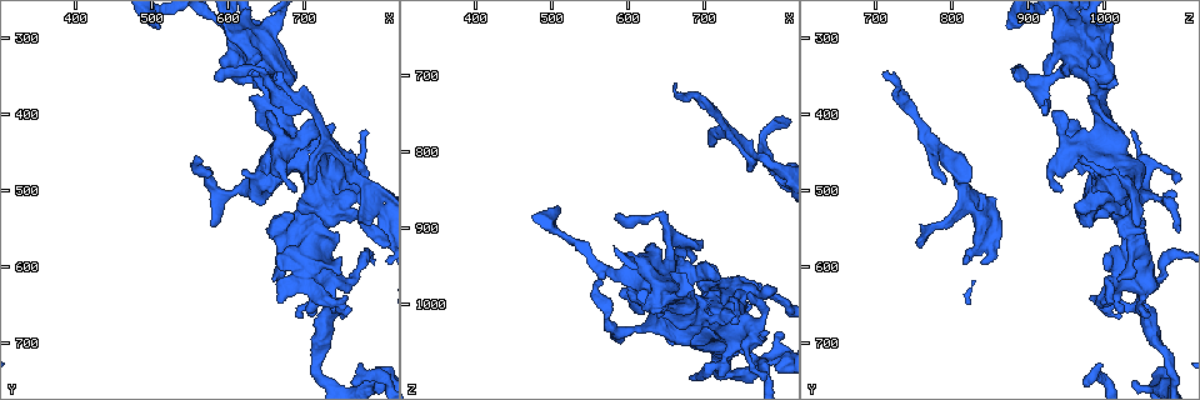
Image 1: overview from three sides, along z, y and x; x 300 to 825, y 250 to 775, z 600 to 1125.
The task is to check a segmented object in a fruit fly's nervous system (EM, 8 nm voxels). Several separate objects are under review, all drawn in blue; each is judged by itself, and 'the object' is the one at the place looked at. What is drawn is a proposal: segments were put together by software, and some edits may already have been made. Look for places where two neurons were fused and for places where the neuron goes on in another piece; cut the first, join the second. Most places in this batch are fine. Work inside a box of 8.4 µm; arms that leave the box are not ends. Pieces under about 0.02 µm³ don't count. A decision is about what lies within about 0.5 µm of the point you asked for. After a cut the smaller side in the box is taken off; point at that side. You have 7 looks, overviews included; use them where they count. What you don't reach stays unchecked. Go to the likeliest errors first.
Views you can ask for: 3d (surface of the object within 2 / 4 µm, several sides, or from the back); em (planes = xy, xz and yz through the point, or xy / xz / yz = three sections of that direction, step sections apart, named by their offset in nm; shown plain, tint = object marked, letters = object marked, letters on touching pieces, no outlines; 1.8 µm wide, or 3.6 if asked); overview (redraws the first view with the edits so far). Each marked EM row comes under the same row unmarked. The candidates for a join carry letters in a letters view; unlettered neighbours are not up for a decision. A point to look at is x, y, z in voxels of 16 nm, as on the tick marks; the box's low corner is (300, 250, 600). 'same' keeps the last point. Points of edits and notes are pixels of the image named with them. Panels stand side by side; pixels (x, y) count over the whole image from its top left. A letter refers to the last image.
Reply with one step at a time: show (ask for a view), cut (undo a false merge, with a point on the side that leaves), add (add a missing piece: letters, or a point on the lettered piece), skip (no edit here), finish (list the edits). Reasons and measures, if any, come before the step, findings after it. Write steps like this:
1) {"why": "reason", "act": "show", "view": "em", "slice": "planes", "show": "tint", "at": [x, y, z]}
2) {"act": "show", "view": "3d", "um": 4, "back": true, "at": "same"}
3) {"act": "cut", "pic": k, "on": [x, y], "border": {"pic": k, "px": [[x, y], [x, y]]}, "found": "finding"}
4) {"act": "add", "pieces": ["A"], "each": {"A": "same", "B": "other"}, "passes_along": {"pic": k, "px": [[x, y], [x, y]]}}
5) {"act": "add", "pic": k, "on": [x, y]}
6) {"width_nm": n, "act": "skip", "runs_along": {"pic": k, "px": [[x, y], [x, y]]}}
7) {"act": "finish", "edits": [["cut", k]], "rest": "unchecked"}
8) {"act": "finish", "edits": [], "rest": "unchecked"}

{"why": "free end", "act": "show", "view": "em", "slice": "yz", "step": 4, "show": "tint", "at": [665, 350, 710]}

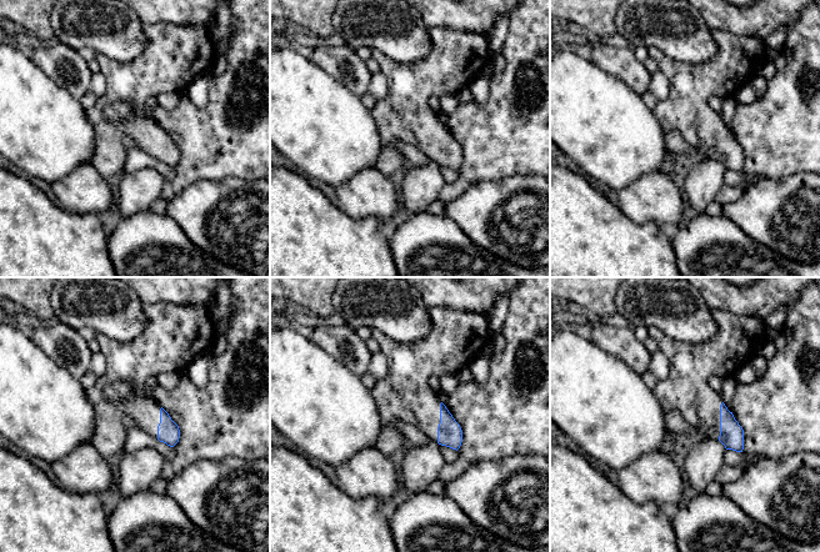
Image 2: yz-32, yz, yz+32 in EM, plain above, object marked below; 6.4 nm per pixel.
{"act": "show", "view": "em", "slice": "yz", "step": 4, "show": "letters", "at": "same"}

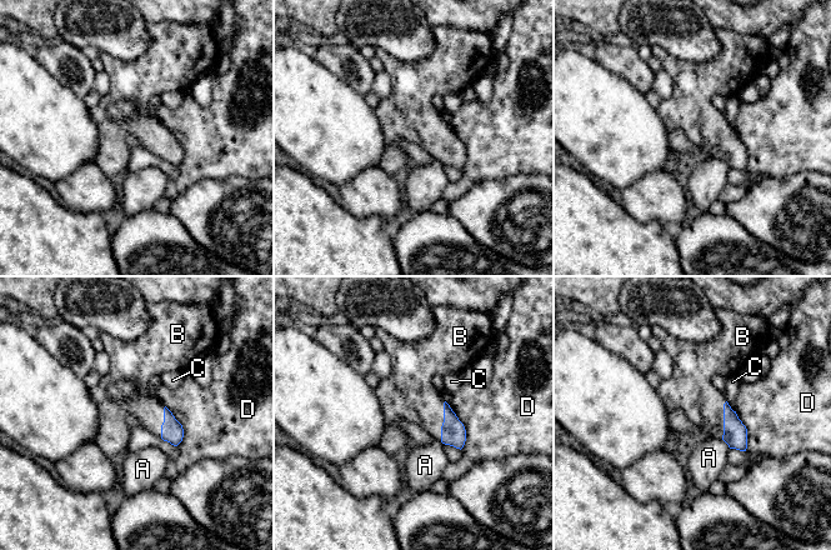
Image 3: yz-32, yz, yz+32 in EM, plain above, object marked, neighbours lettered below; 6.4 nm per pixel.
{"longest_contact_nm": ["D", 340], "act": "add", "pieces": ["B"], "each": {"A": "other", "B": "same", "C": "other", "D": "other"}, "passes_along": {"pic": 3, "px": [[452, 431], [444, 421], [414, 398]]}, "found": "the neuron continues"}

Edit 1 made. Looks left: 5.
{"act": "show", "view": "overview"}

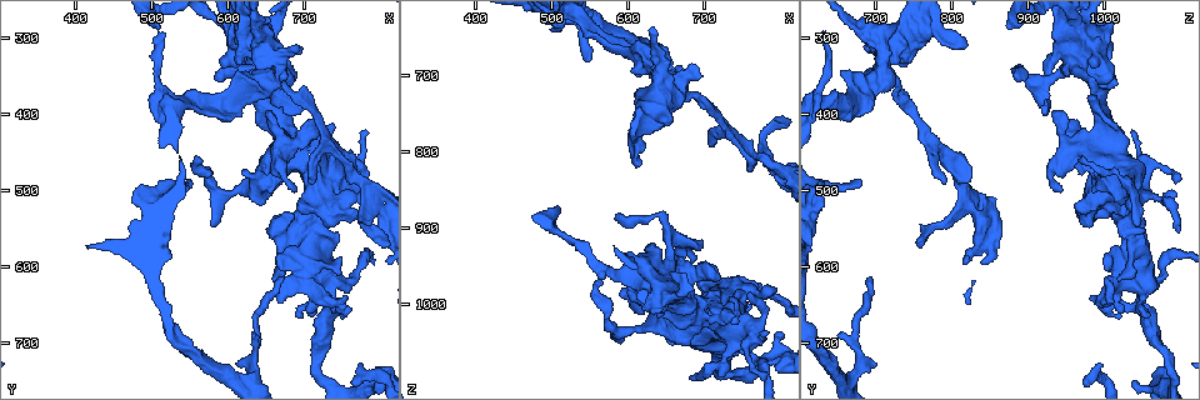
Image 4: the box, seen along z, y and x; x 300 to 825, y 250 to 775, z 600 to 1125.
{"why": "touches itself", "act": "show", "view": "em", "slice": "planes", "show": "tint", "at": [750, 660, 1010]}

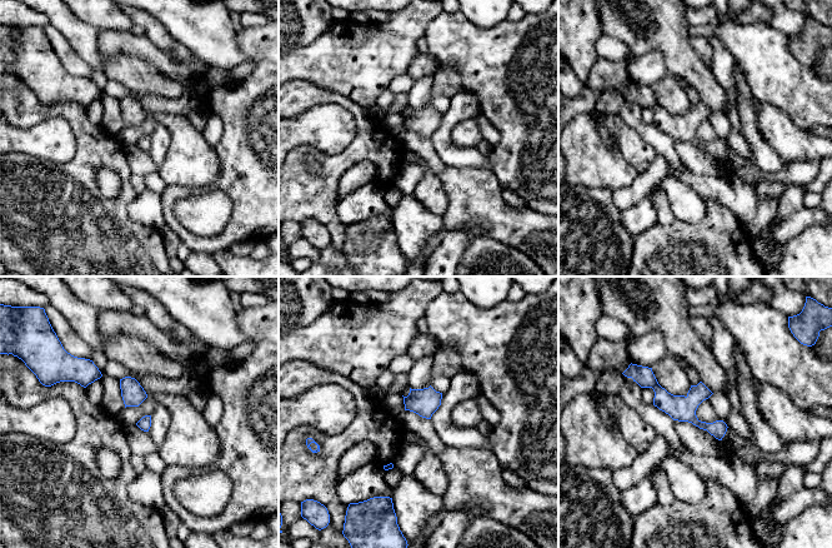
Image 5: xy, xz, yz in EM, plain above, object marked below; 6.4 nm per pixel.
{"act": "show", "view": "em", "slice": "planes", "show": "letters", "at": "same"}

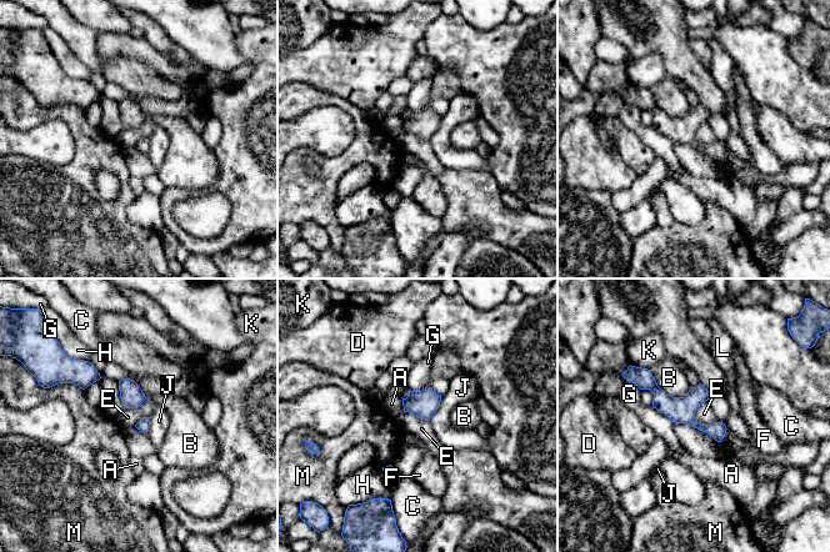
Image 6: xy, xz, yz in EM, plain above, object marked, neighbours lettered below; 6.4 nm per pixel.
{"width_nm": 150, "act": "skip", "each": {"A": "other", "B": "other", "C": "other", "D": "other", "E": "other", "F": "other", "G": "other", "H": "other", "J": "other", "K": "other", "L": "other", "M": "other"}, "runs_along": {"pic": 6, "px": [[640, 371], [673, 407], [720, 435]]}, "found": "all the same neuron"}

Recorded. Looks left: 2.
{"why": "free end", "act": "show", "view": "em", "slice": "xz", "step": 8, "show": "tint", "at": [550, 485, 675]}

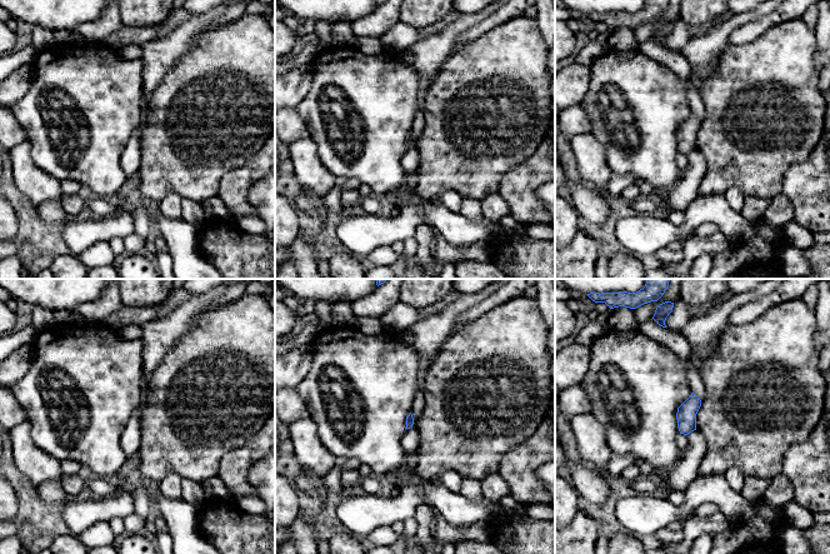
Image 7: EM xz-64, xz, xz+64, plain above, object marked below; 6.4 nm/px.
{"why": "another direction", "act": "show", "view": "em", "slice": "planes", "show": "letters", "at": "same"}

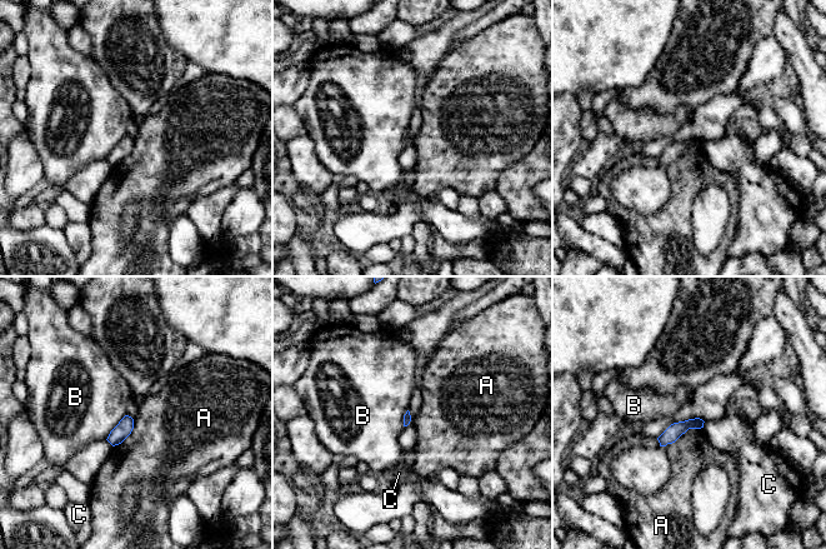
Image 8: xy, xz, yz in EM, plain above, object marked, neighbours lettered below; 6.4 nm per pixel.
{"act": "skip", "each": {"A": "other", "B": "other", "C": "other"}, "border": {"pic": 8, "px": [[702, 427], [687, 429], [664, 447]]}, "found": "none of them fits"}

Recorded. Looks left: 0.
{"act": "finish", "edits": [["add", 3]], "rest": "unchecked"}

